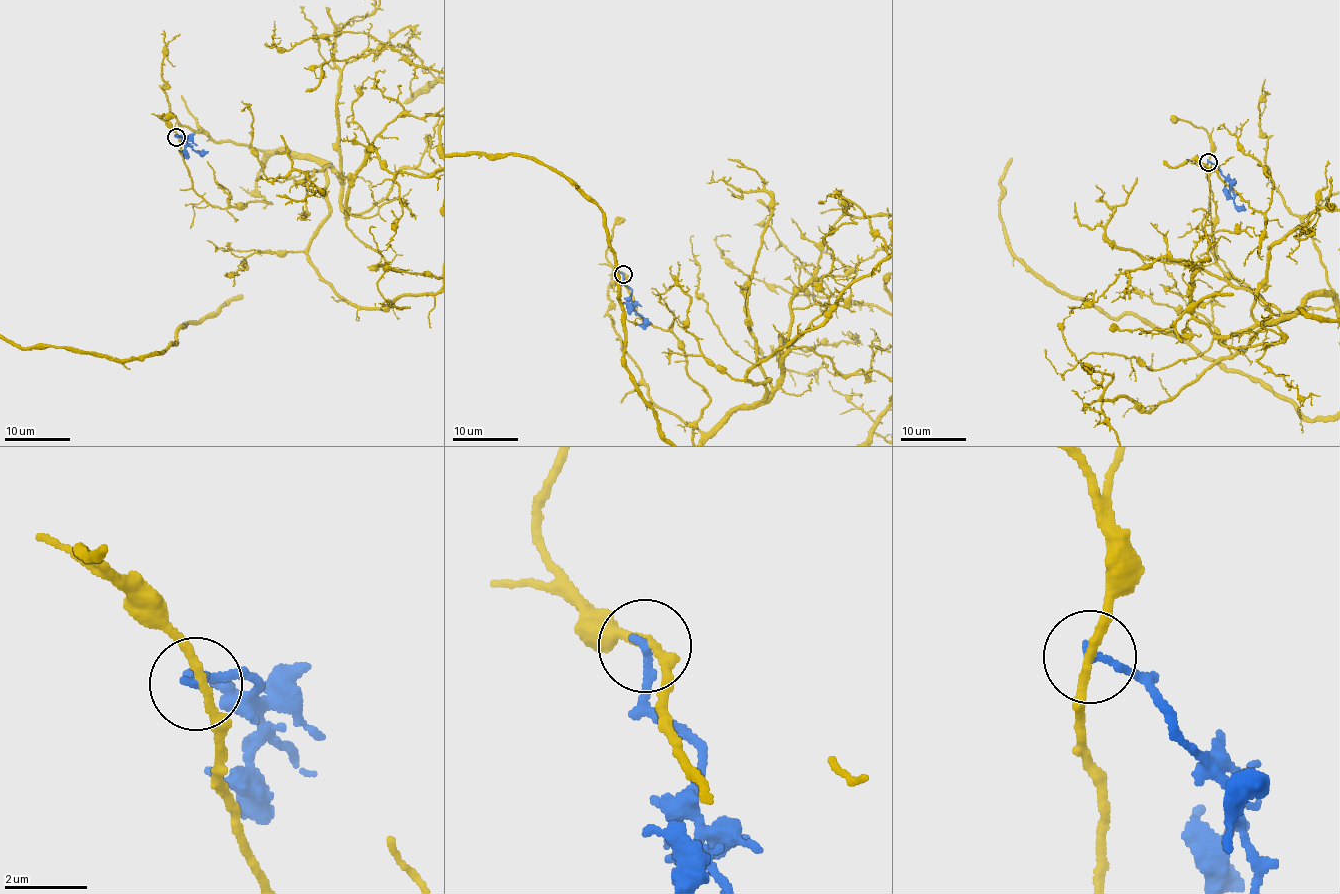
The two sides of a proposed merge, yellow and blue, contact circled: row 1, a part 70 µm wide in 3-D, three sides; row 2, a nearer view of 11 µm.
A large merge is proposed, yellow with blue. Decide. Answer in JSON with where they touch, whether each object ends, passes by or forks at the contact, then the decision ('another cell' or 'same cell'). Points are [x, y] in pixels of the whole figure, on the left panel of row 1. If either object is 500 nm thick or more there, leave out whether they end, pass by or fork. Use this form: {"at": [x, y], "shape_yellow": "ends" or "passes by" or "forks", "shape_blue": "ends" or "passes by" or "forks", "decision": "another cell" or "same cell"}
{"at": [176, 137], "shape_yellow": "passes by", "shape_blue": "ends", "decision": "another cell"}

